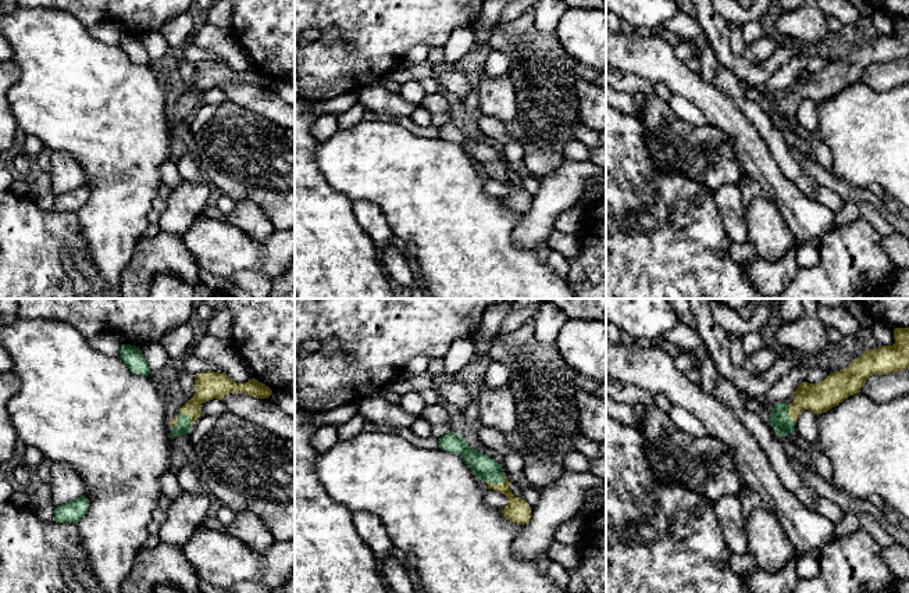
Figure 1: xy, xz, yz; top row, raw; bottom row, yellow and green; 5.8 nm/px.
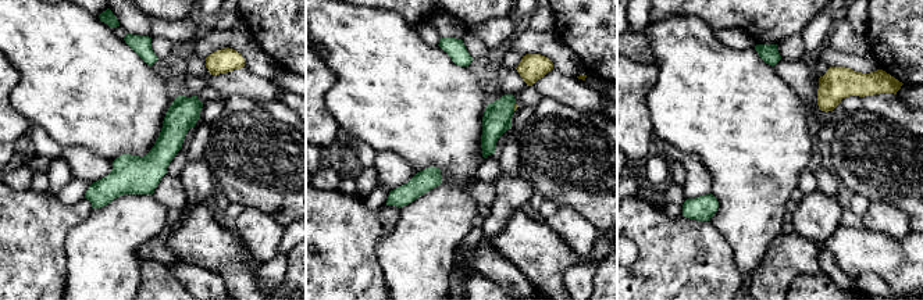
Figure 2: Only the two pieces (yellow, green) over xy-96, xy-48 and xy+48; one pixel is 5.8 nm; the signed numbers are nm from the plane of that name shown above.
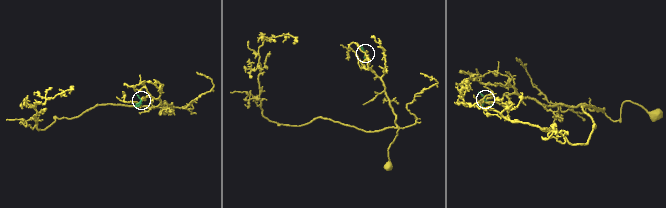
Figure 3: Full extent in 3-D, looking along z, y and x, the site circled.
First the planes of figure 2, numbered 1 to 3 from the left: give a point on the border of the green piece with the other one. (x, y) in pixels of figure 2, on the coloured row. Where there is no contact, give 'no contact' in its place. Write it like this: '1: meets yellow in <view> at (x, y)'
1: no contact
2: meets yellow in xy-48 at (515, 107)
3: no contact

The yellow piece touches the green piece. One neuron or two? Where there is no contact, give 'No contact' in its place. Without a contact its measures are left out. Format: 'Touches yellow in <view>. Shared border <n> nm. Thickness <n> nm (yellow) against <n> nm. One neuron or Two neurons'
Touches yellow in xz. Shared border 120 nm. Thickness 140 nm (yellow) against 140 nm. One neuron

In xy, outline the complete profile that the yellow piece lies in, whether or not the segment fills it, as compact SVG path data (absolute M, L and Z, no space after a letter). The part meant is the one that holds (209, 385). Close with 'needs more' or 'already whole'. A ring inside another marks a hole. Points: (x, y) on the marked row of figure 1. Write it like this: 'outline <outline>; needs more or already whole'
outline M202 372L195 375L195 394L179 408L171 421L171 440L188 433L195 421L202 415L200 406L208 400L222 400L228 393L245 393L253 397L268 399L272 390L257 379L246 383L234 382L227 374Z; needs more

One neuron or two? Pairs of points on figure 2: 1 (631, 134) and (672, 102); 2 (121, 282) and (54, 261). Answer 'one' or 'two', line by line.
1: two
2: two

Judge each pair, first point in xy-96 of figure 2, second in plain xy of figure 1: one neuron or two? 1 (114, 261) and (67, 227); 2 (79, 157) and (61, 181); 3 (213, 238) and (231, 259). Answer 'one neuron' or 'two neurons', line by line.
1: two neurons
2: one neuron
3: one neuron

